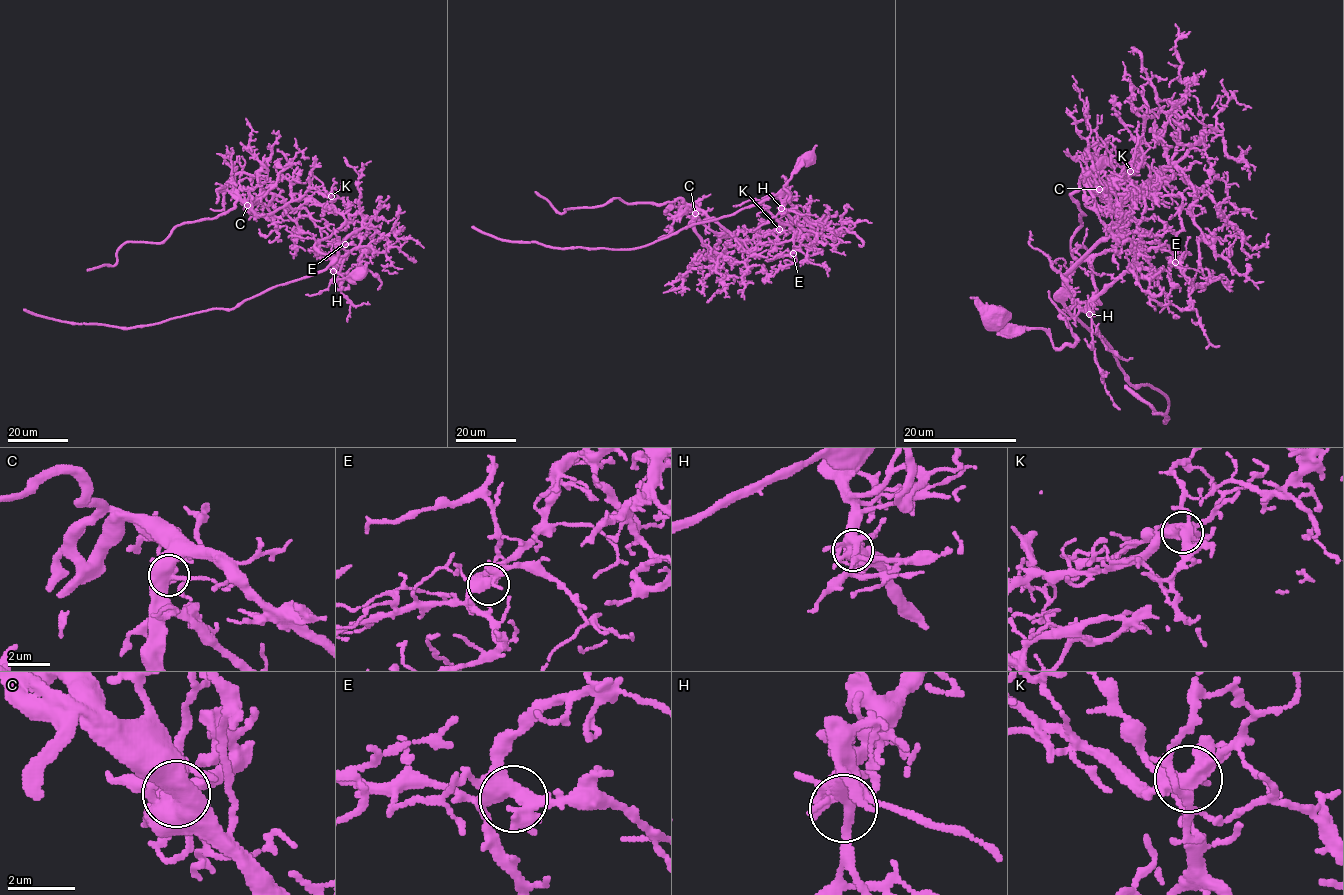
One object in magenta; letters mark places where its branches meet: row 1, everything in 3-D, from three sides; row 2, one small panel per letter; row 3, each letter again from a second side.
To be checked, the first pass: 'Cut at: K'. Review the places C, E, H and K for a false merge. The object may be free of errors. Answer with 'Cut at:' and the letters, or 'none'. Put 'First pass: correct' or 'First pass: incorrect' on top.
First pass: correct
Cut at: K

